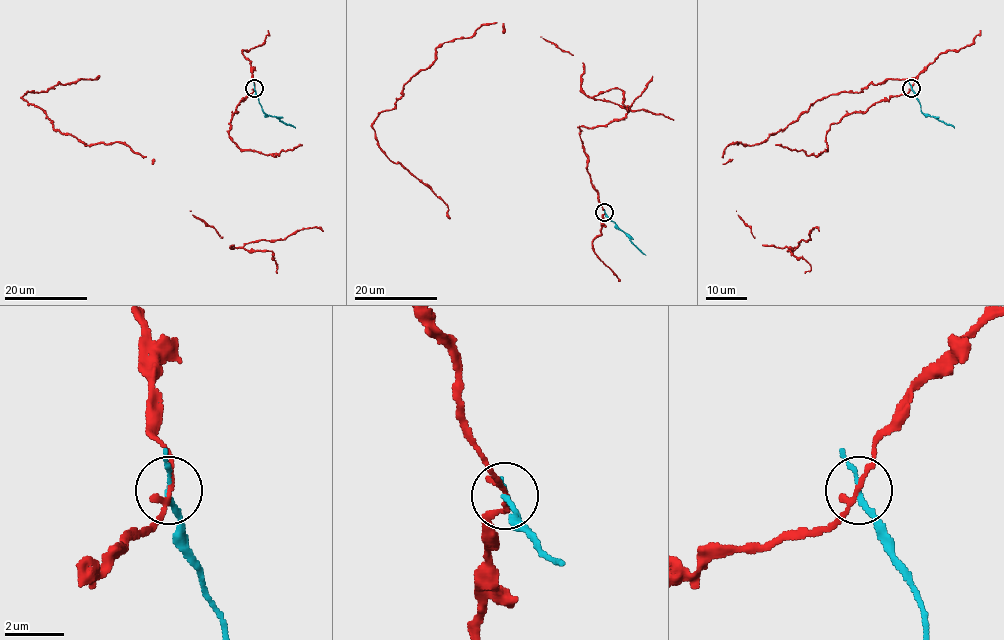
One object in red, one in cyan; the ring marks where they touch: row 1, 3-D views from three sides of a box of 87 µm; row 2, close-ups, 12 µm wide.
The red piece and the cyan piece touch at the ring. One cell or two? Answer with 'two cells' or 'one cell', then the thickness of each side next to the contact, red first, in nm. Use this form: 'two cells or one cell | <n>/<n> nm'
two cells | 170/140 nm

